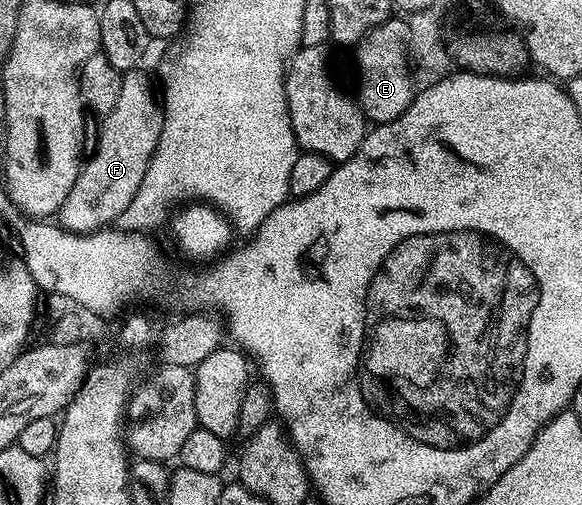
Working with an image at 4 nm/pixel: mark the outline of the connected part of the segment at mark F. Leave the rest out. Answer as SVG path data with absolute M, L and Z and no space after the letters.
M144 70L126 71L119 85L119 97L115 109L101 120L101 132L97 135L97 148L93 156L84 160L78 170L75 185L59 212L60 226L67 231L84 233L97 231L116 224L118 217L131 205L139 185L143 185L143 173L157 148L159 133L163 133L165 113L159 95L153 92Z

